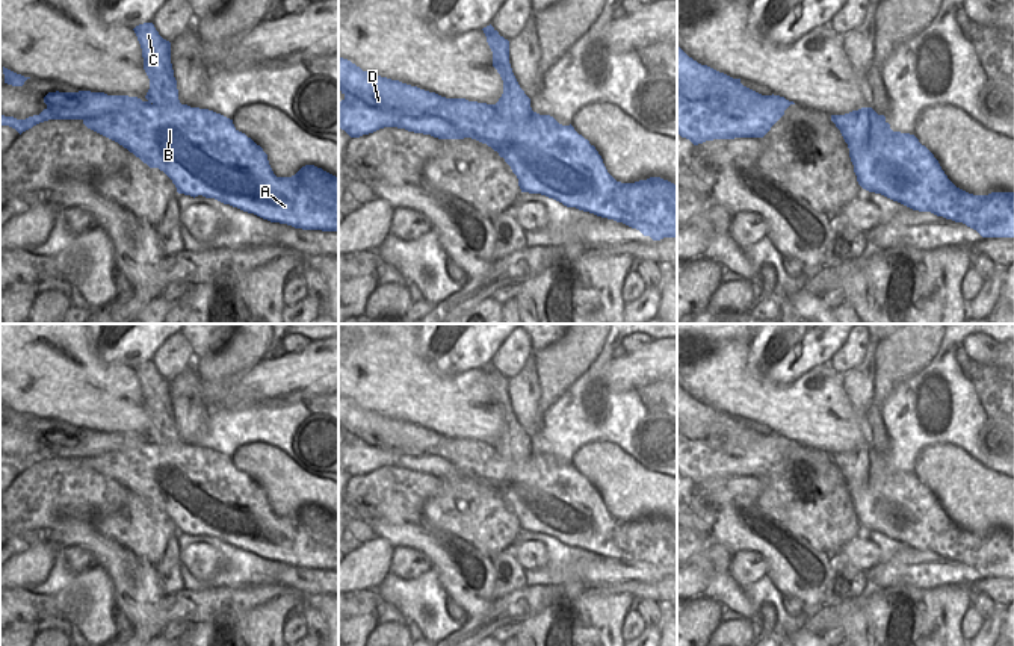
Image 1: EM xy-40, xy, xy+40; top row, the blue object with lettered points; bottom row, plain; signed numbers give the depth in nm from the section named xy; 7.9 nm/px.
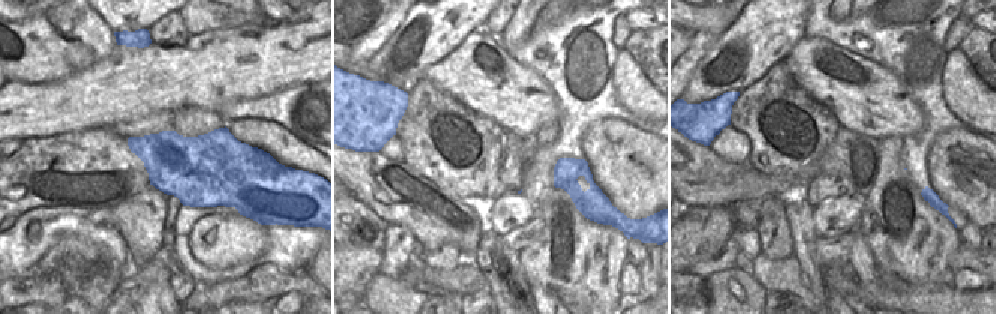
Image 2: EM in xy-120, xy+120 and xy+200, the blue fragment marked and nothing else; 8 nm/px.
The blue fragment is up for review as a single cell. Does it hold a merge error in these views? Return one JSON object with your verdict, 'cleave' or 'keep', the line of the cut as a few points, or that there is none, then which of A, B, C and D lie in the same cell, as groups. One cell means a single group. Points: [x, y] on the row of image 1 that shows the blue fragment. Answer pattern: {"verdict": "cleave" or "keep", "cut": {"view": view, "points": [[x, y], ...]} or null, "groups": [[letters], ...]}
{"verdict": "cleave", "cut": {"view": "xy+40", "points": [[869, 108], [869, 141], [860, 150], [851, 152]]}, "groups": [["A", "B", "D"], ["C"]]}

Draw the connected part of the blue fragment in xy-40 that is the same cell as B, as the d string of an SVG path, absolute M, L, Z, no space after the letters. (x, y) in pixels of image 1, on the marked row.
M91 91L48 92L44 103L47 107L39 115L26 120L0 115L0 126L21 135L48 120L82 120L88 129L118 142L150 168L163 171L178 194L215 198L295 228L339 231L339 177L314 165L302 166L292 177L277 177L263 148L221 113L181 103L160 107L138 97Z

